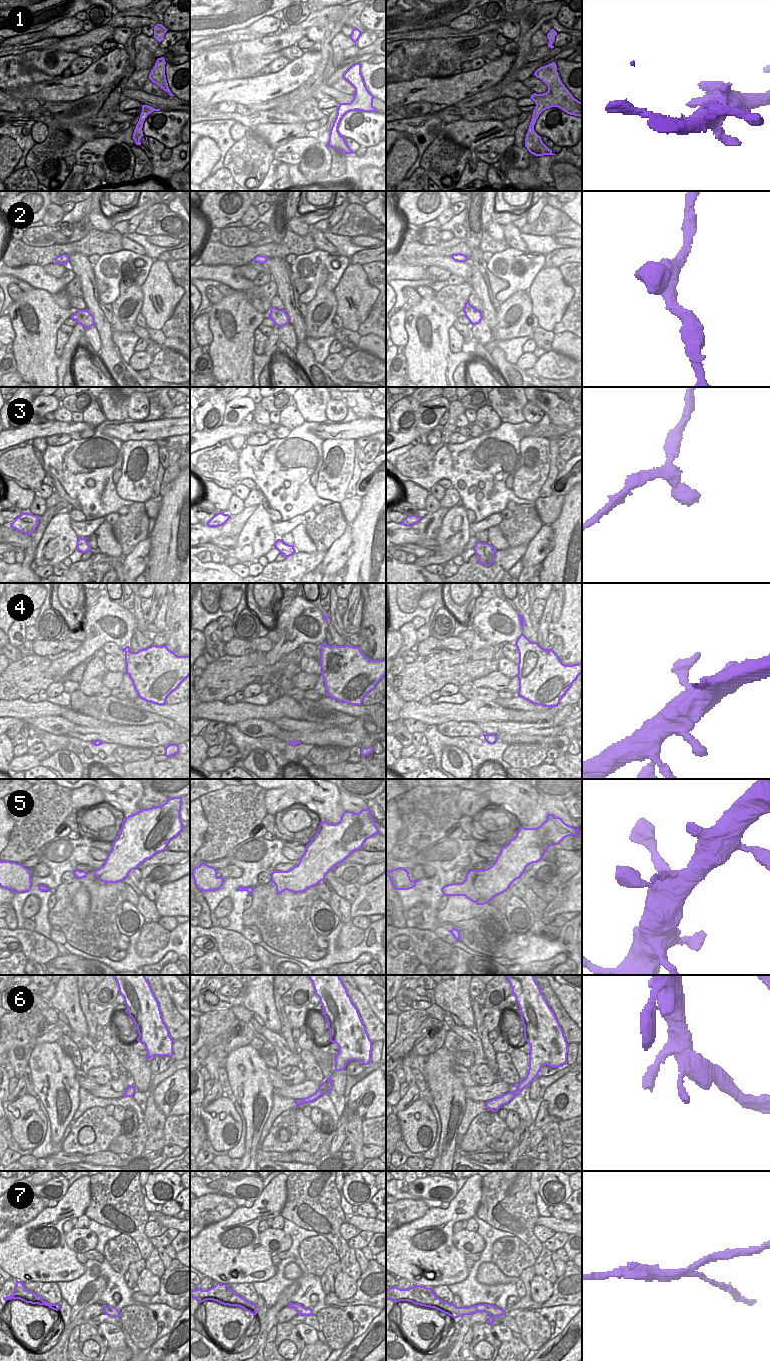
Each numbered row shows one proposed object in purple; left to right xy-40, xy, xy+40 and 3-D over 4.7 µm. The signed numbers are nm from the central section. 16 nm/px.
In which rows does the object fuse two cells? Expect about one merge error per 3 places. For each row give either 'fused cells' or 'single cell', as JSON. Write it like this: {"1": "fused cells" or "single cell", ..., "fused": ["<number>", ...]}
{"1": "single cell", "2": "single cell", "3": "single cell", "4": "single cell", "5": "single cell", "6": "fused cells", "7": "single cell", "fused": ["6"]}

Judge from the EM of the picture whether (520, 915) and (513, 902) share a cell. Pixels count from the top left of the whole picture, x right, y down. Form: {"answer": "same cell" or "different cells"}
{"answer": "same cell"}

